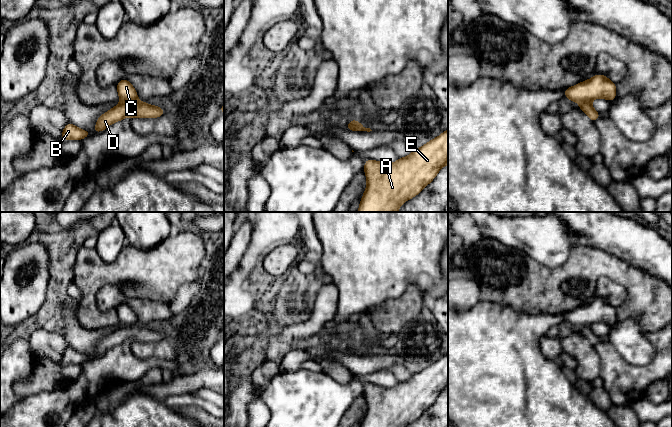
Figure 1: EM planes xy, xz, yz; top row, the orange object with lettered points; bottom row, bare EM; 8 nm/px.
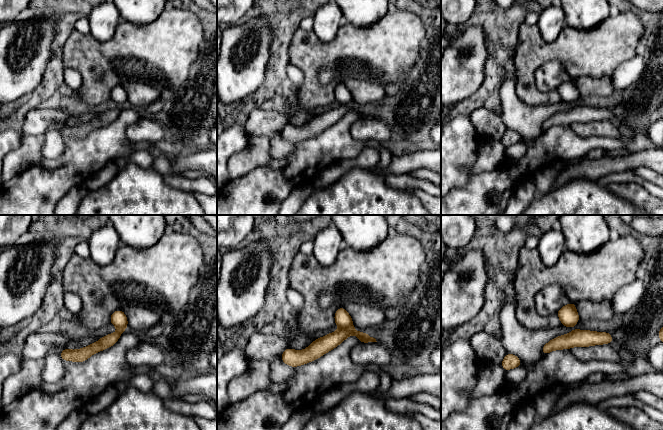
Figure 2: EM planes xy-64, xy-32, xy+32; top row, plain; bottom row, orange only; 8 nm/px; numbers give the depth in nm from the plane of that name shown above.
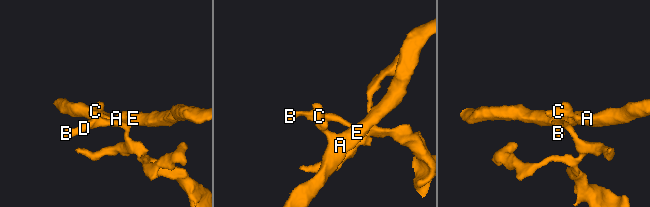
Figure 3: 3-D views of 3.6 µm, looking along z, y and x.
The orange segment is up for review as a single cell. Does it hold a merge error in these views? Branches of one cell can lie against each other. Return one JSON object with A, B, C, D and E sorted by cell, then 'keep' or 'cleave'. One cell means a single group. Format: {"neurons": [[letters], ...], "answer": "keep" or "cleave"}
{"neurons": [["A", "C", "E"], ["B", "D"]], "answer": "cleave"}

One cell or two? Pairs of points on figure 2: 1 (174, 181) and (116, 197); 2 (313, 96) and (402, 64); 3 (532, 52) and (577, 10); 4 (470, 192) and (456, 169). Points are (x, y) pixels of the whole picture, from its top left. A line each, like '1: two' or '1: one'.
1: two
2: one
3: two
4: two

